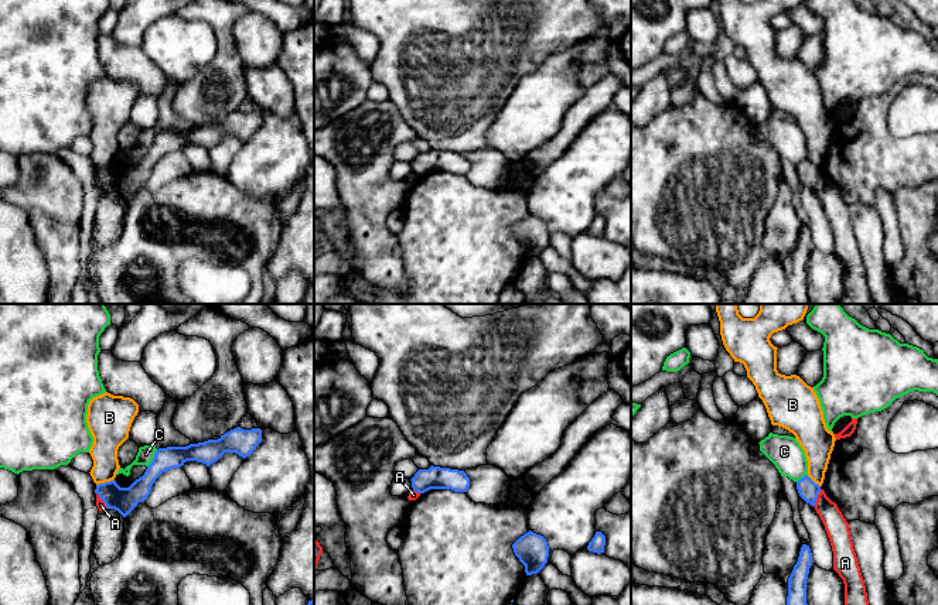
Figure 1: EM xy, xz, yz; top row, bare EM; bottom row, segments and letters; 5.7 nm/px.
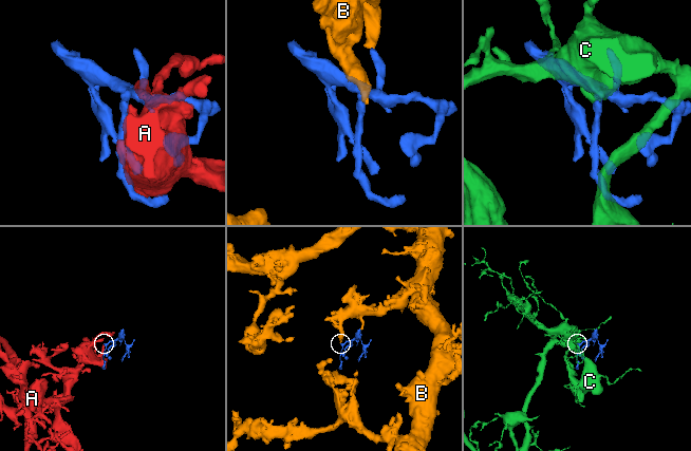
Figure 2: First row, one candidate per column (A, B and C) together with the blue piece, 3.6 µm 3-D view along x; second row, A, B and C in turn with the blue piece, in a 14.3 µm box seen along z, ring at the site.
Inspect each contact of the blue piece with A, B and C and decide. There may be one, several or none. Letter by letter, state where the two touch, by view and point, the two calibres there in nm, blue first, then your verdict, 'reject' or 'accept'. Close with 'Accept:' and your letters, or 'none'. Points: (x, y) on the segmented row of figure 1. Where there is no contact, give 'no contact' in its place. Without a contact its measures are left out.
A: yz (817, 498) | 110/130 nm | reject
B: xy (105, 482) | 140/160 nm | reject
C: xy (153, 458) | 130/90 nm | reject
Accept: none

